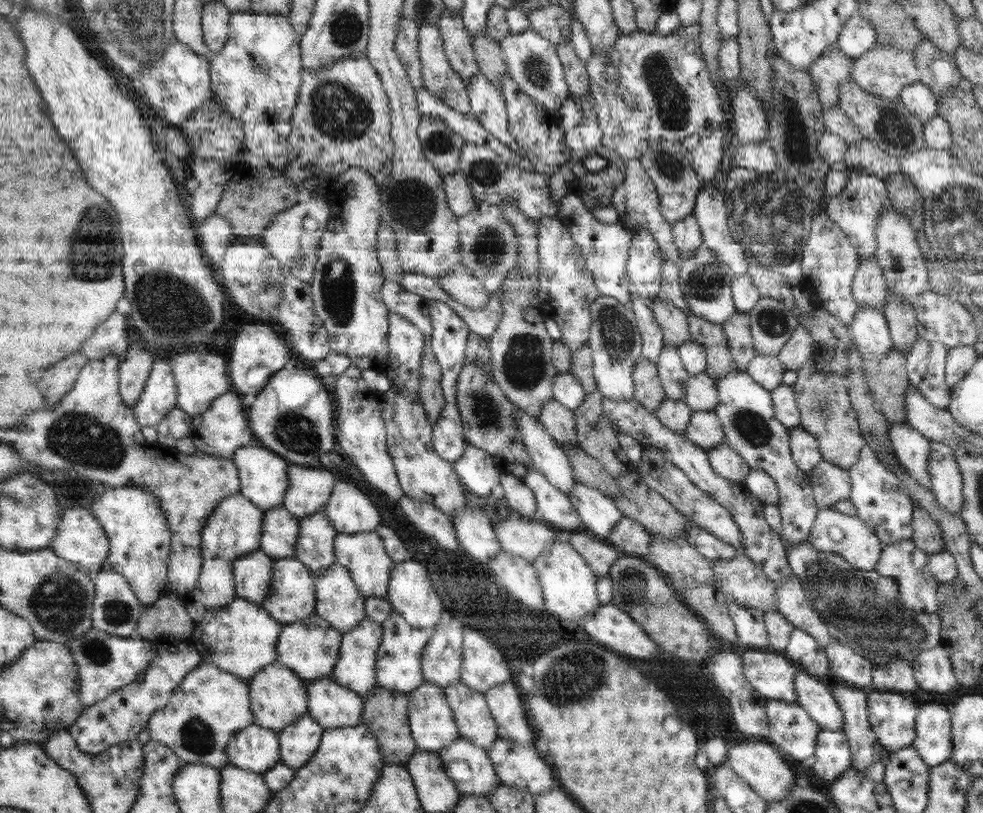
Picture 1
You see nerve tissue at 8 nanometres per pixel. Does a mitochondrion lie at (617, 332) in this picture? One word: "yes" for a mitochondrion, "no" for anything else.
yes

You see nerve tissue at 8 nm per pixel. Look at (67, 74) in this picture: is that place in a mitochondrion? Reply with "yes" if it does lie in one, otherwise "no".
no

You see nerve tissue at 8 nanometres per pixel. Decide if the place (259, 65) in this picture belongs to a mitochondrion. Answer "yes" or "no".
yes

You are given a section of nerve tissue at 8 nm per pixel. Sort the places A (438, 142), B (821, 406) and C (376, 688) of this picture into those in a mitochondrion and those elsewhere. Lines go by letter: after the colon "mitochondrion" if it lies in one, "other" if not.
A: mitochondrion
B: mitochondrion
C: other

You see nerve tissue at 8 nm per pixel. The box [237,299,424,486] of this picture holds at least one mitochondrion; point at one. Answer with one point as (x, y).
(297, 433)

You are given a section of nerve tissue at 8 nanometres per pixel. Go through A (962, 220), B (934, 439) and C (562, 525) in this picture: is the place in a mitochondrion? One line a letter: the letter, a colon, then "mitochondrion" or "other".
A: mitochondrion
B: other
C: other

